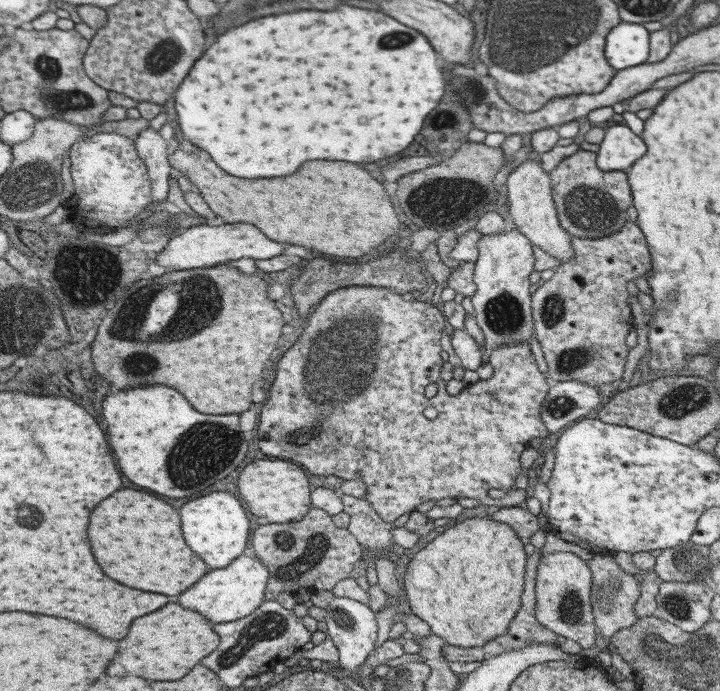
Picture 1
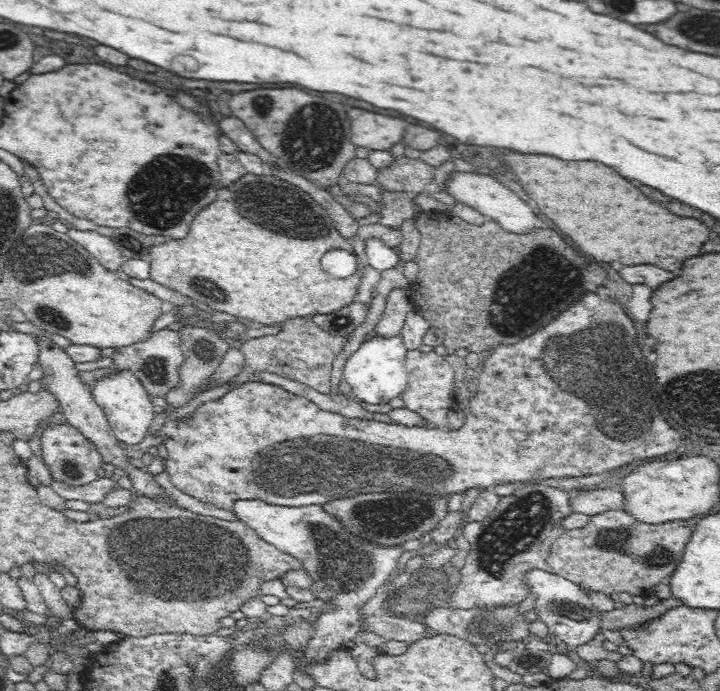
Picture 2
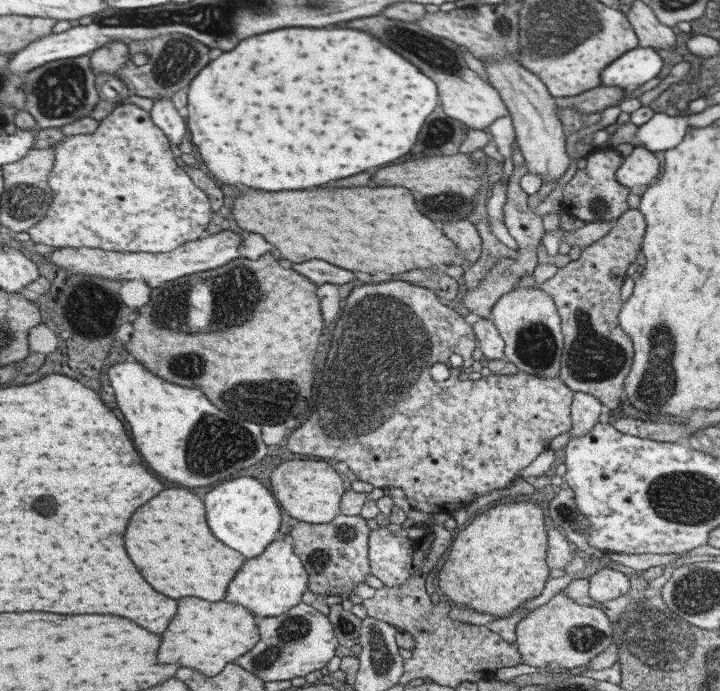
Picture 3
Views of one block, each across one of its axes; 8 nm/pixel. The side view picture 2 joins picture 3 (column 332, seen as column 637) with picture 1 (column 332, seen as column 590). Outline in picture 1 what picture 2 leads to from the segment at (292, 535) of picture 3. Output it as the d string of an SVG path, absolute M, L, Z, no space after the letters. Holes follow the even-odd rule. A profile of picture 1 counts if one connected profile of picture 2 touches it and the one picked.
M312 508L299 521L259 523L249 544L257 558L269 568L268 584L272 594L293 593L297 588L331 591L338 581L350 576L353 565L362 558L362 550L357 539L346 528L337 528L331 518L324 510Z

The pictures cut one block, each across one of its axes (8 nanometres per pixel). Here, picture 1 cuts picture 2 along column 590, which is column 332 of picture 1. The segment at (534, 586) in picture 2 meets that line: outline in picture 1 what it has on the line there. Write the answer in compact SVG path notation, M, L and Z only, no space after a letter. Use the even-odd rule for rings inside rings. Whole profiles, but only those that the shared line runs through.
M334 596L327 607L325 614L325 634L333 641L337 648L337 664L341 668L357 672L370 654L373 654L374 638L377 638L377 622L375 613L365 604L351 598Z

